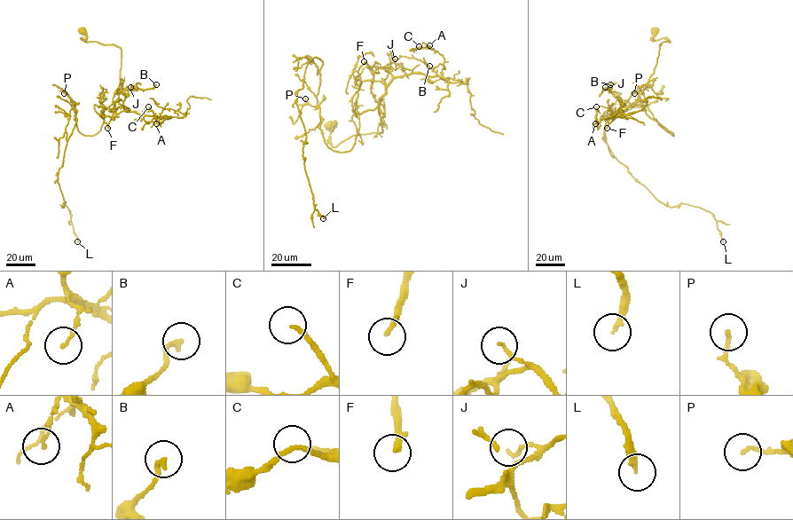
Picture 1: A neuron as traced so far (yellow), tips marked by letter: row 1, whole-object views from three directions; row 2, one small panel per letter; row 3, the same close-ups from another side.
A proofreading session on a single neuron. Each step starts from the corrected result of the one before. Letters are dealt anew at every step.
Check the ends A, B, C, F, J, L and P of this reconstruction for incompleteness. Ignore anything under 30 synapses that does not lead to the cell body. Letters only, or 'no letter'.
F, L

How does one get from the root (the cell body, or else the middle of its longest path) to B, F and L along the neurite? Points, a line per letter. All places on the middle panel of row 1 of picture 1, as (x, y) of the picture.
B: (330, 125), (334, 124), (333, 146), (354, 135), (382, 132), (384, 66), (400, 56), (429, 66)
F: (330, 125), (334, 124), (333, 146), (354, 135), (382, 131), (379, 104), (371, 91), (373, 72), (364, 61)
L: (330, 125), (333, 146), (380, 132), (380, 103), (331, 149), (314, 57), (296, 104), (323, 218)

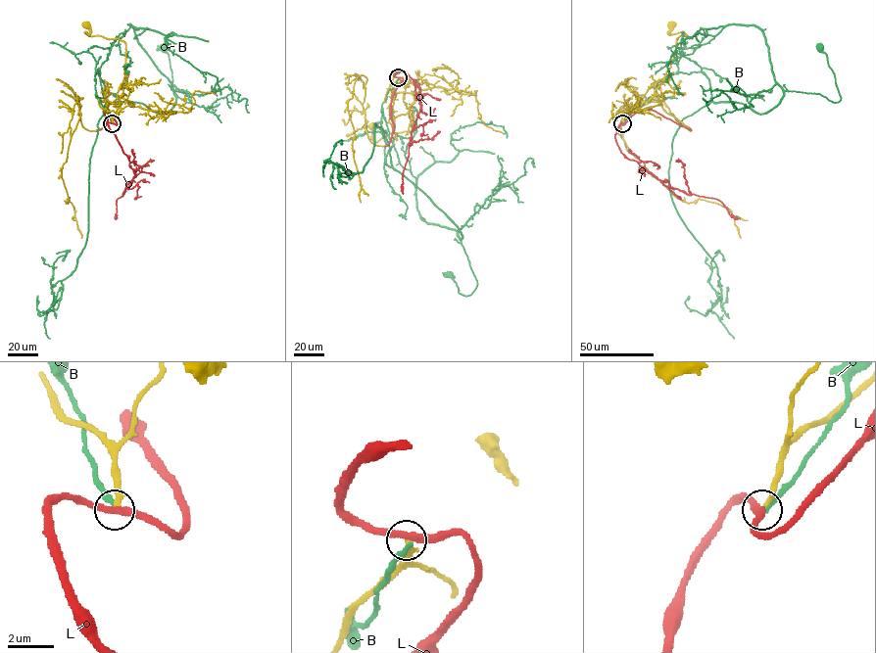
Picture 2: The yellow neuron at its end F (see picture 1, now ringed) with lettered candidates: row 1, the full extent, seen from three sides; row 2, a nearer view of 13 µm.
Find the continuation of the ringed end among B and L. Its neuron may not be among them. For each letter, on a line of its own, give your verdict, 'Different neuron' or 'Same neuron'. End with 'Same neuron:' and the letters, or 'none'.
B: Different neuron
L: Different neuron
Same neuron: none

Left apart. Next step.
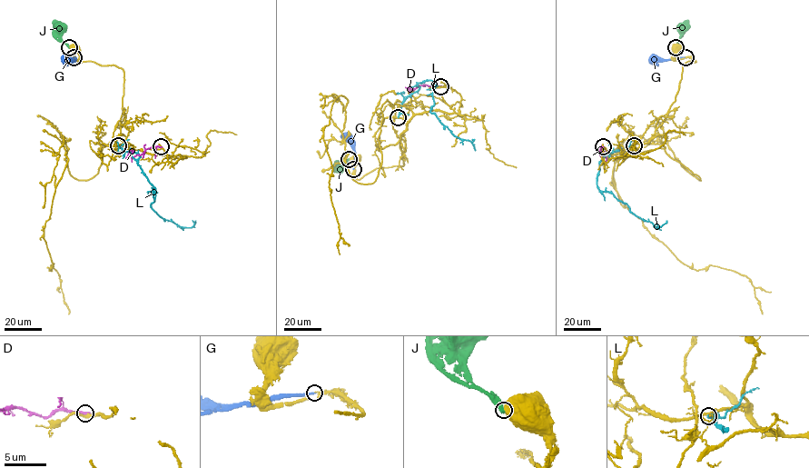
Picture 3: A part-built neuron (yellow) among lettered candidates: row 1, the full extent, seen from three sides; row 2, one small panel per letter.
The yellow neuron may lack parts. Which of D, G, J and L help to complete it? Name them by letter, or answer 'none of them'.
none of them

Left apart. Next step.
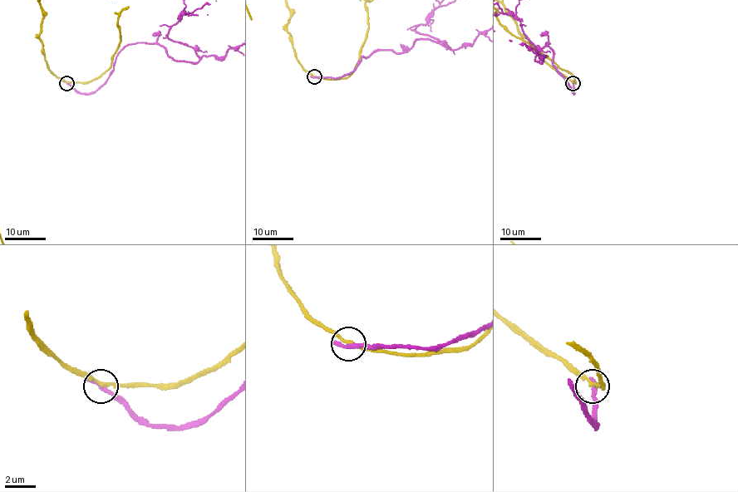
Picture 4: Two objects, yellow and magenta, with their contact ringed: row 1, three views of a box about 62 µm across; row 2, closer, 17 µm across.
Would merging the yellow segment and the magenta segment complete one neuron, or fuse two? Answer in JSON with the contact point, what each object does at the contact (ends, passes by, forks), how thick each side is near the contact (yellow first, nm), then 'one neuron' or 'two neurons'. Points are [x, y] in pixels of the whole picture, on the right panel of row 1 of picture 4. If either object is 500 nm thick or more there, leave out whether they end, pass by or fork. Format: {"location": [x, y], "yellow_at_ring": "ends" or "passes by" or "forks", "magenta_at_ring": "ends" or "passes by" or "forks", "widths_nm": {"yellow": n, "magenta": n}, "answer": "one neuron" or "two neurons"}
{"location": [573, 83], "yellow_at_ring": "passes by", "magenta_at_ring": "ends", "widths_nm": {"yellow": 200, "magenta": 360}, "answer": "two neurons"}

